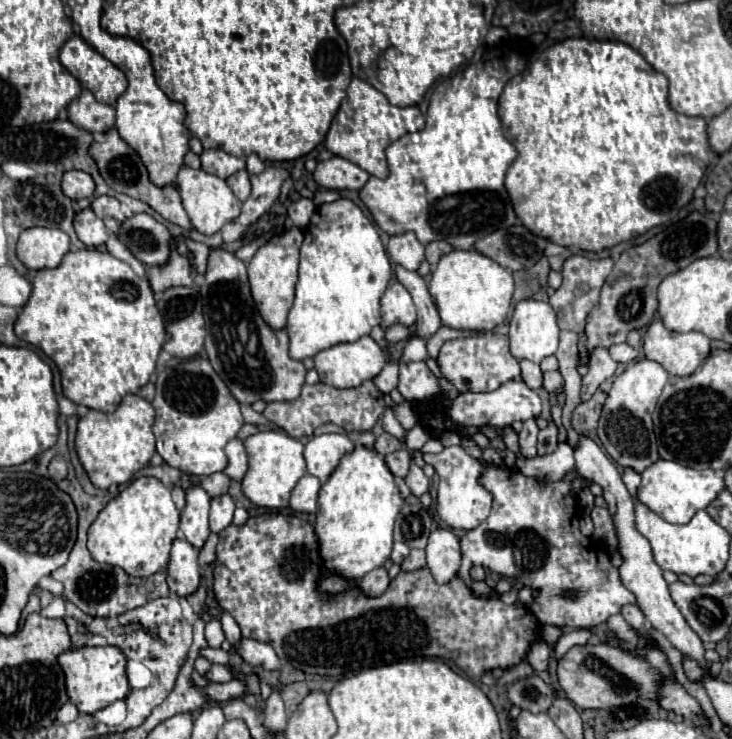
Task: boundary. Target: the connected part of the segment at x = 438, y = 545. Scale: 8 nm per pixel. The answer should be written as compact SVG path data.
M447 528L433 530L425 550L427 550L427 566L437 584L445 584L457 576L461 564L461 548L459 538L451 530Z

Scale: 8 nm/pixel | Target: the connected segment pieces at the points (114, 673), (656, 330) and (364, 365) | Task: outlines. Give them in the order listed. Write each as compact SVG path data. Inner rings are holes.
M97 646L97 648L77 648L77 650L67 650L59 656L59 664L65 672L65 682L67 682L67 694L69 700L79 708L83 714L93 714L115 700L125 700L129 694L129 680L127 680L127 660L123 652L115 646Z
M655 318L643 336L645 356L659 362L669 374L689 376L709 356L709 338L701 332L671 332Z
M363 336L355 342L341 342L331 348L325 348L319 354L315 354L313 360L315 360L315 370L319 372L321 382L337 386L337 388L355 388L361 382L375 378L381 372L381 368L385 366L383 350L371 336Z

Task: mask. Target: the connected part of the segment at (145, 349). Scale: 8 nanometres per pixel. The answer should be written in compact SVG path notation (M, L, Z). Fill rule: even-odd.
M95 248L67 252L61 266L35 274L33 292L15 322L15 334L53 358L61 370L63 394L69 400L101 412L113 412L125 394L135 394L151 380L159 352L169 340L149 282L135 274L129 264Z

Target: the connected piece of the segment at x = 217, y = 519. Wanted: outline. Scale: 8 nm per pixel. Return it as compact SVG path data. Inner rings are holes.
M229 494L211 498L211 512L209 512L209 526L211 532L221 532L233 522L233 512L235 512L235 502Z

